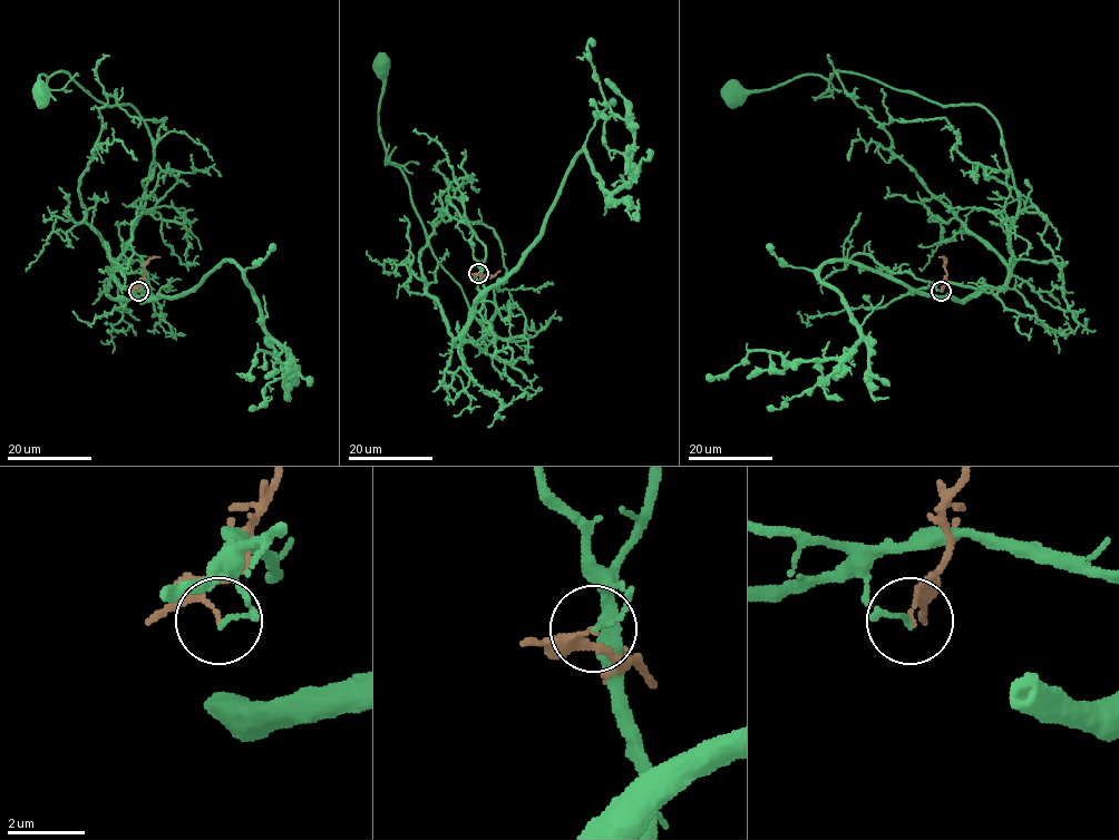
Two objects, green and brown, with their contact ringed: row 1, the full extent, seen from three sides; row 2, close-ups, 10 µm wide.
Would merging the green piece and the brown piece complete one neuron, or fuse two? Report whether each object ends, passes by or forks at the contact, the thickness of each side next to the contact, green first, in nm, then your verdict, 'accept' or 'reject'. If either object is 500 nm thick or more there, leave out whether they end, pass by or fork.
green ends there; brown ends there; 110 nm thick on the green side, 140 nm on the other; reject

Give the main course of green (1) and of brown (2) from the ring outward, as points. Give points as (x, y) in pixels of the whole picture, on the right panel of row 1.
1: (941, 291), (947, 281), (1000, 287), (1013, 260), (1019, 195), (984, 108), (939, 105), (842, 71), (736, 93)
2: (941, 291), (947, 274), (946, 260), (939, 257)

